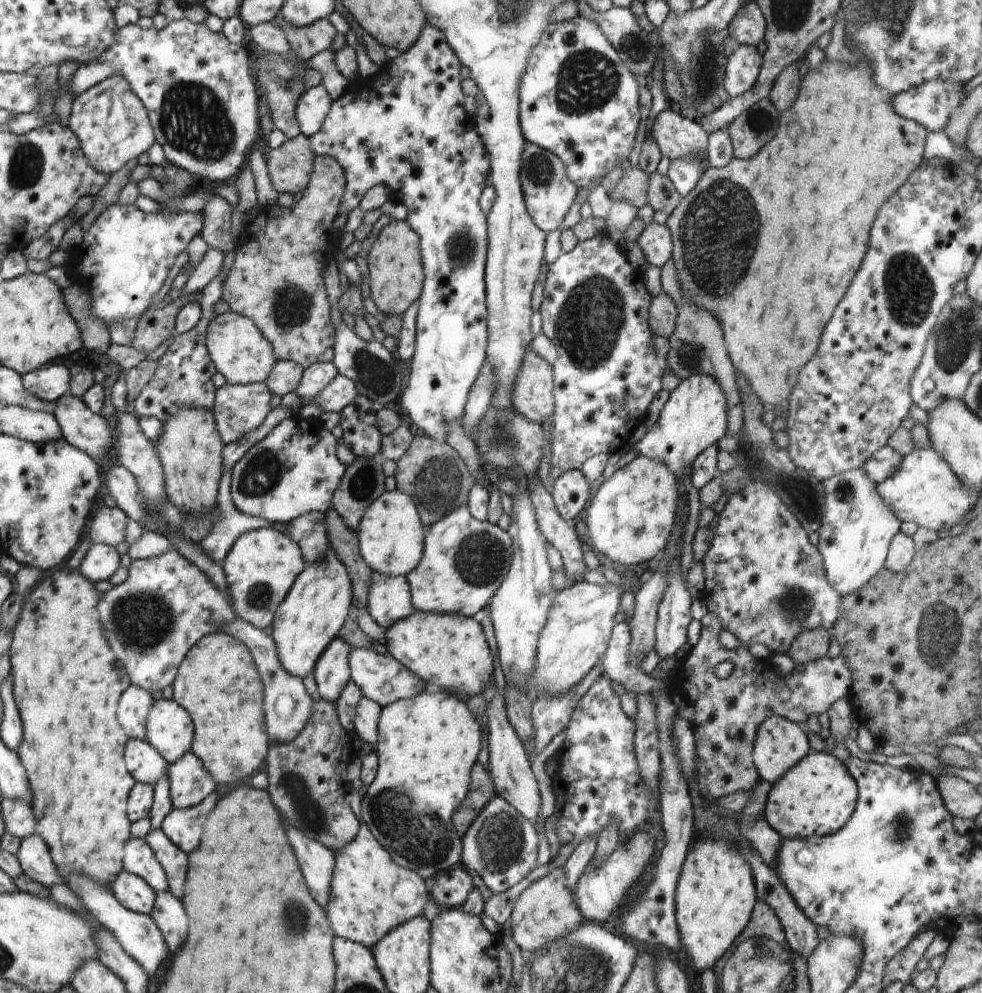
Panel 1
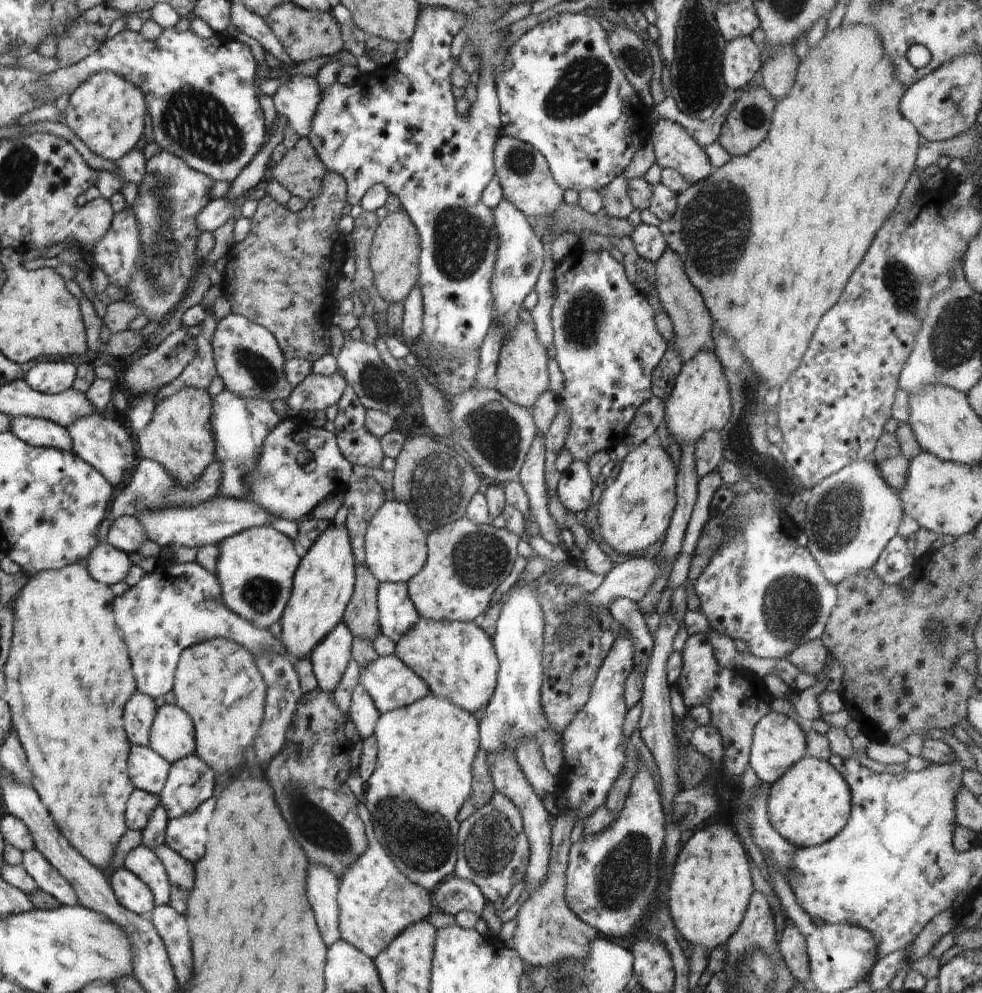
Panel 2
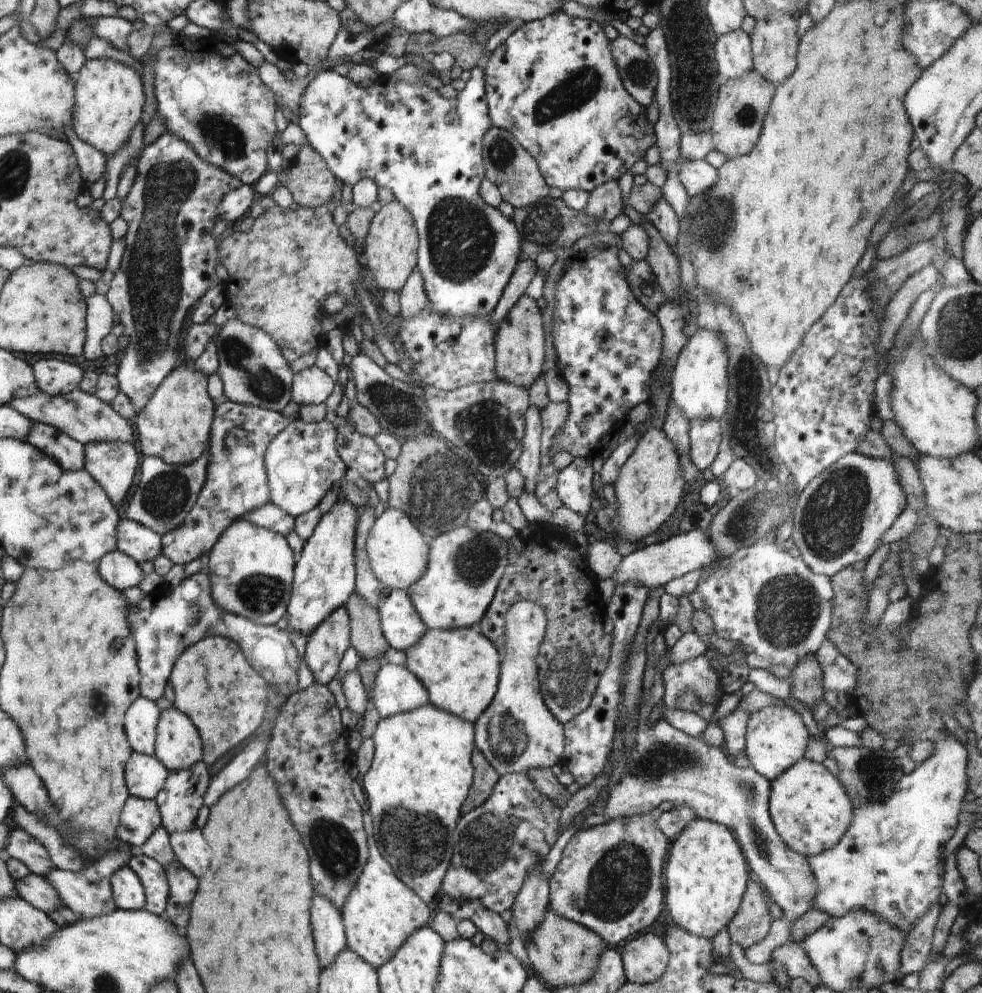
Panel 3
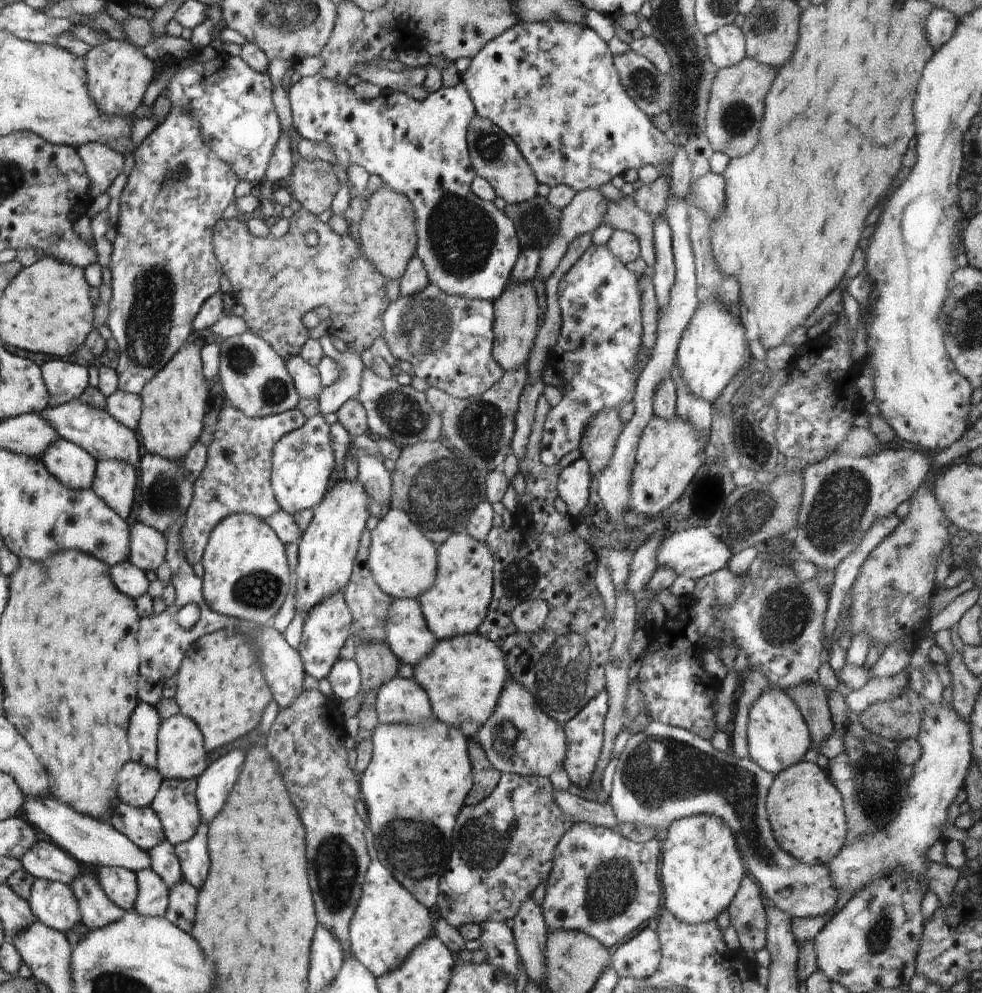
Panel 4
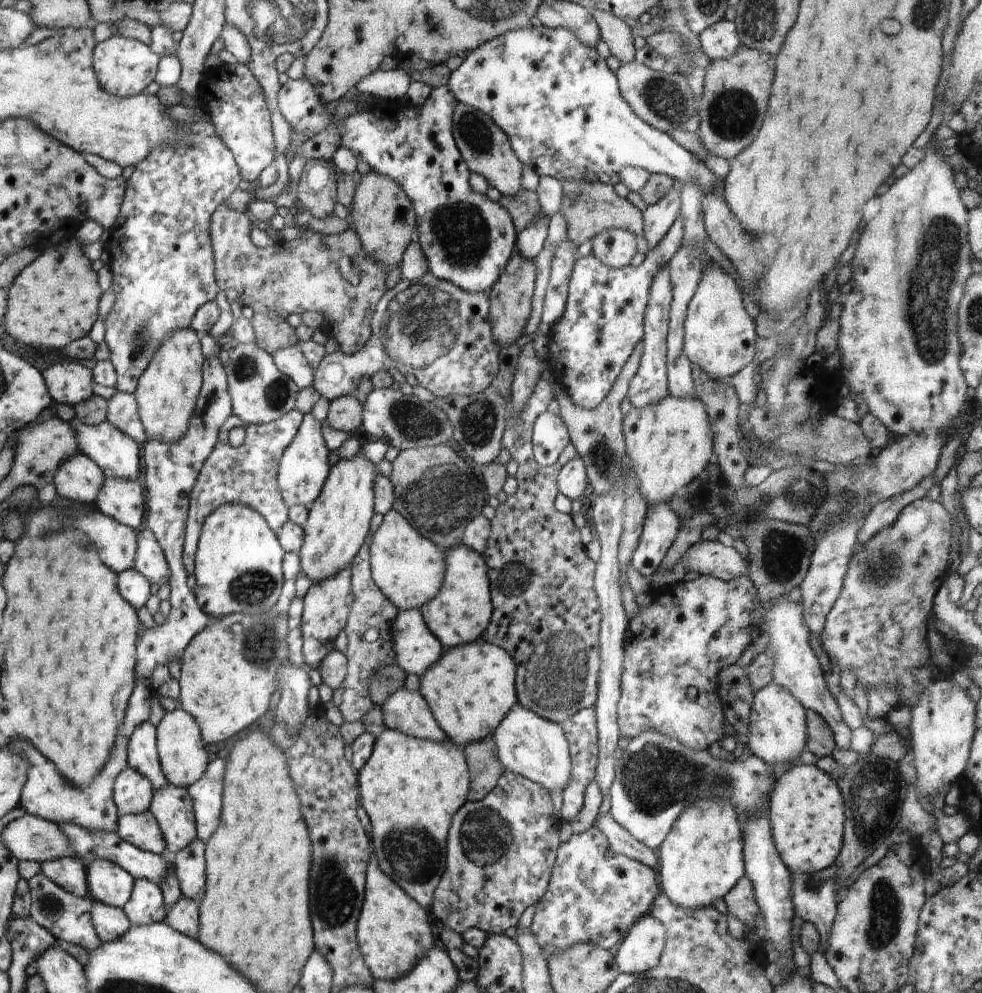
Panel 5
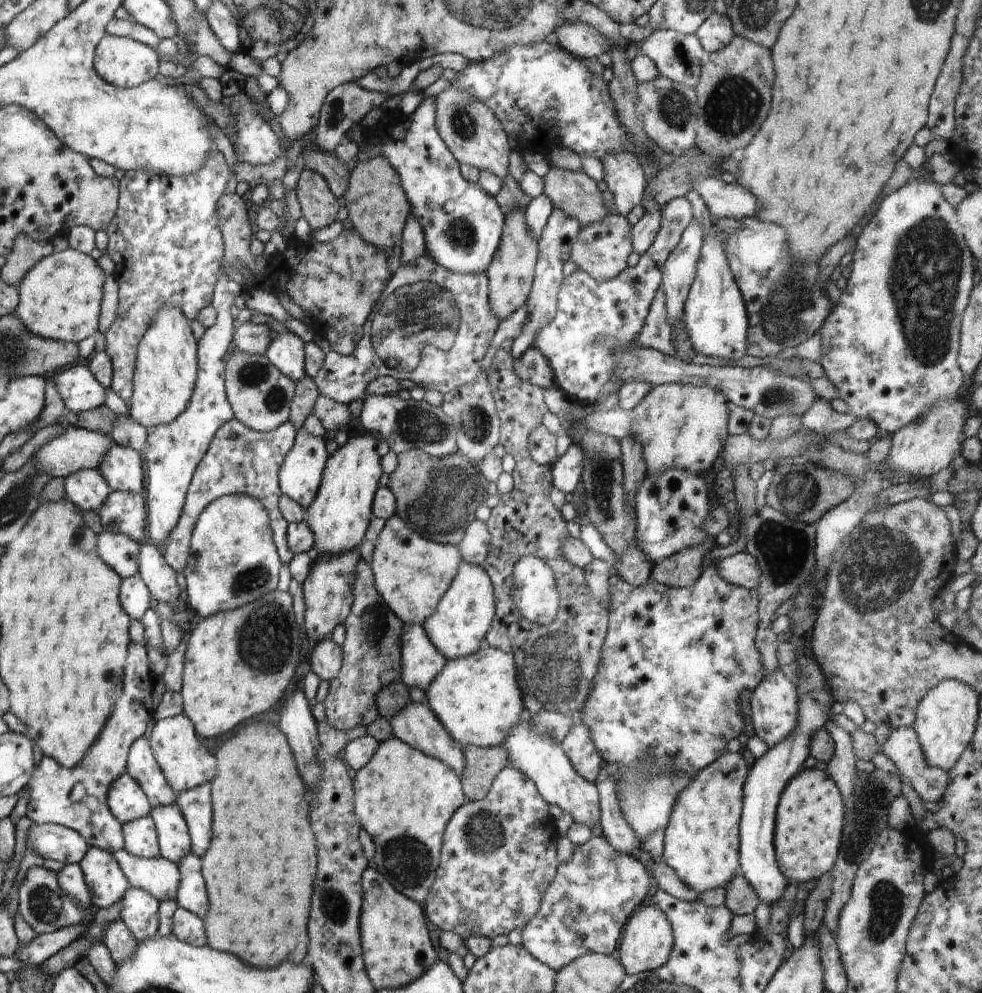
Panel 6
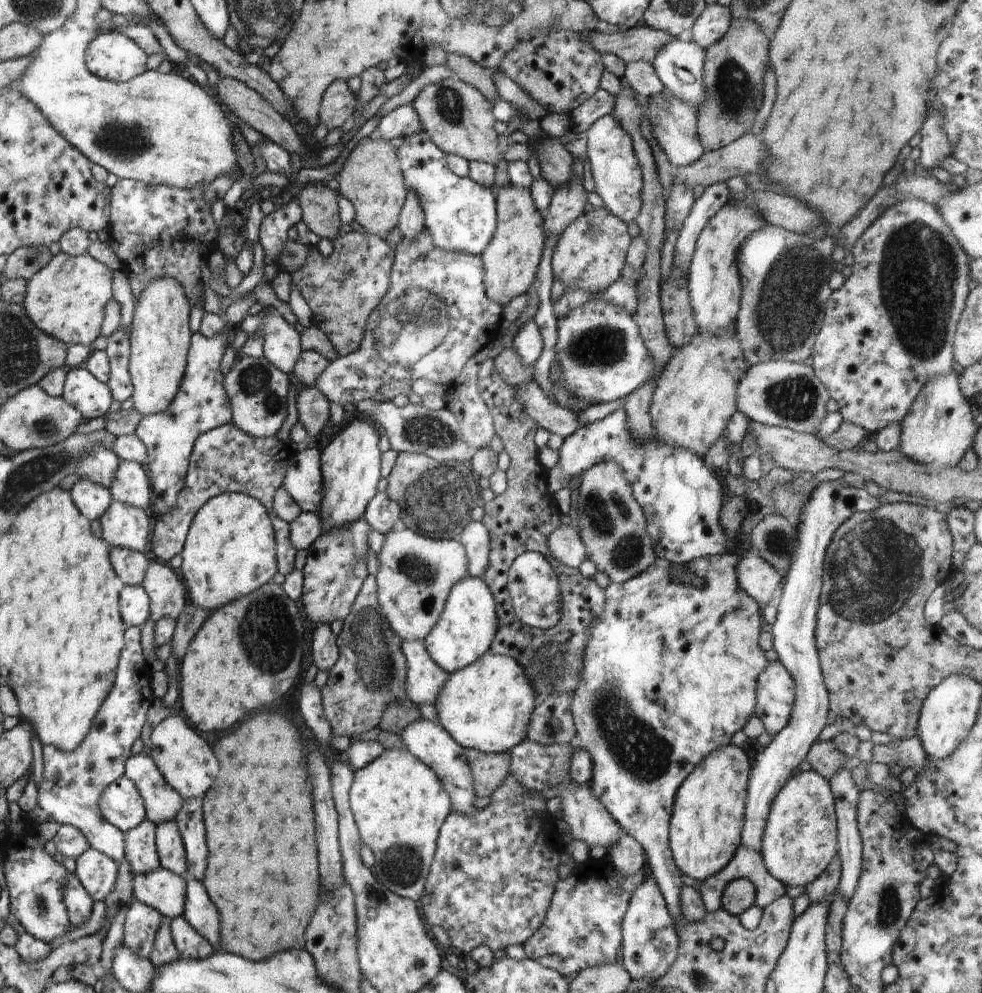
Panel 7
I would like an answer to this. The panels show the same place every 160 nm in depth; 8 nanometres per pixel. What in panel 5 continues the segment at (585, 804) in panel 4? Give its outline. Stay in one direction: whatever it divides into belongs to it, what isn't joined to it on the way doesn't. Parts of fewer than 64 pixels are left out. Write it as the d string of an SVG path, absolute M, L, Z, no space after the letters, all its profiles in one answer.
M610 813L600 816L596 819L594 825L604 833L614 852L632 857L634 860L657 870L659 864L658 853L638 842L611 817Z

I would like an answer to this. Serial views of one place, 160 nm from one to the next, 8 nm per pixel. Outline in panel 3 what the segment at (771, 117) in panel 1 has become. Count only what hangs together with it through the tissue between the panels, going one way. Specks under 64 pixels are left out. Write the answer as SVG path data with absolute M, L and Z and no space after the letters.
M753 68L739 79L726 80L718 91L712 113L713 123L710 130L712 148L721 152L727 159L750 154L760 136L762 122L774 93L775 86Z

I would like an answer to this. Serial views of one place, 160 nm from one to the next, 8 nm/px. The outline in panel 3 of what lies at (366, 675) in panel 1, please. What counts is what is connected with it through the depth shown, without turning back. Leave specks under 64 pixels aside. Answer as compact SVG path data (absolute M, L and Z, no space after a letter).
M381 662L372 696L381 718L430 704L429 696L420 679L403 665Z

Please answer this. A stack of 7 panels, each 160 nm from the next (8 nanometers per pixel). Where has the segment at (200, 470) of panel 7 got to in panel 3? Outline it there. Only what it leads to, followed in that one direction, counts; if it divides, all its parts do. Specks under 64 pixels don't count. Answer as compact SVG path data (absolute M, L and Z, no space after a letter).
M226 401L215 409L209 436L206 480L184 522L161 536L161 554L173 564L186 564L199 559L212 550L219 536L233 521L271 502L265 452L270 441L291 422L278 411L232 401Z

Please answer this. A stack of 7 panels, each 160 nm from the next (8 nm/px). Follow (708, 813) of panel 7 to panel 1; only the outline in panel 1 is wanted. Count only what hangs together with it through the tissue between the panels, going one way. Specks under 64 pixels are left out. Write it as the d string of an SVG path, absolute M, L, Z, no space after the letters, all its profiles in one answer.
M718 836L698 842L693 850L688 851L681 869L675 892L675 917L683 950L698 973L701 973L713 968L721 956L733 946L734 940L746 928L758 898L753 874L745 856Z

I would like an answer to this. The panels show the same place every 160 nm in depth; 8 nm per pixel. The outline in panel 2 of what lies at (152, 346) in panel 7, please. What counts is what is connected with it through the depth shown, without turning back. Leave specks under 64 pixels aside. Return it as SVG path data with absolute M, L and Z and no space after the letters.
M182 387L173 395L162 399L153 412L154 424L148 424L144 431L135 434L140 457L159 462L176 482L188 487L215 459L212 411L213 397L207 389Z

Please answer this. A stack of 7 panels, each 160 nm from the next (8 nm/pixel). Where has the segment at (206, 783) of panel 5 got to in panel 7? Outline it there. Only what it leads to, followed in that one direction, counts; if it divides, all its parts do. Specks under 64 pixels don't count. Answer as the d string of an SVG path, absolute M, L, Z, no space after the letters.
M201 798L183 799L182 808L175 818L185 846L187 874L197 881L203 880L206 860L208 860L206 832L202 822L202 800Z

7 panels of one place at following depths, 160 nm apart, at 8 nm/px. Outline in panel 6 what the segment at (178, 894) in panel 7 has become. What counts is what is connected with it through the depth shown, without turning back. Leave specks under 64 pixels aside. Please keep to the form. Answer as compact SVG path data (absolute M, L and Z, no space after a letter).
M125 848L113 853L124 870L130 887L138 887L152 894L155 899L174 901L180 886L181 874L176 863L160 856L137 857Z

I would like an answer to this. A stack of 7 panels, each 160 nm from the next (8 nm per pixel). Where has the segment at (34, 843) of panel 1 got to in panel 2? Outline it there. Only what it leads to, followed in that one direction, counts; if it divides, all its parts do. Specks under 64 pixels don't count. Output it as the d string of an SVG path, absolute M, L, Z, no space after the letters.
M38 849L23 852L22 866L37 881L37 885L62 905L75 907L79 904L75 888L52 866Z

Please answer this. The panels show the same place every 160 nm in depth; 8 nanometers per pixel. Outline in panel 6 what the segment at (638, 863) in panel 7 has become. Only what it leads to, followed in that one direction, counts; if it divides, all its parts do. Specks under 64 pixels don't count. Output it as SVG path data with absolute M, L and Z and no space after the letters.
M606 776L596 783L596 786L599 792L600 823L604 838L614 850L634 857L632 854L641 849L641 842L621 813L614 776Z

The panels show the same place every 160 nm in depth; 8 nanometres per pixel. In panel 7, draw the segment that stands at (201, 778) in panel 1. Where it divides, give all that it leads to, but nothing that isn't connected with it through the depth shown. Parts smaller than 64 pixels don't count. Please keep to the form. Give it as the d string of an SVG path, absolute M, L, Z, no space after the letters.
M175 819L156 825L155 841L162 868L177 875L186 874L186 851Z

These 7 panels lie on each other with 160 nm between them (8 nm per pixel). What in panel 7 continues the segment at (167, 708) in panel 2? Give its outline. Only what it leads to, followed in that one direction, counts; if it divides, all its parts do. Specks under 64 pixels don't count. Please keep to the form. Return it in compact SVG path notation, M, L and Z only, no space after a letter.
M169 715L150 734L150 756L163 774L164 780L183 798L203 798L218 776L218 758L213 748L190 727L182 716Z

